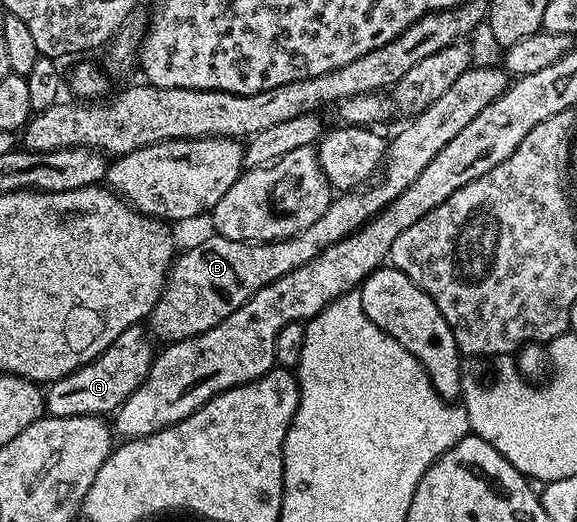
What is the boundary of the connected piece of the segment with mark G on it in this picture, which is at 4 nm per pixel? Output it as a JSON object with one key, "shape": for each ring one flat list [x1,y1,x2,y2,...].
{"shape":[[140,324,129,326,104,350,103,354,97,355,91,362,81,366,79,370,67,374,61,379,54,380,48,386,45,393,46,412,53,416,104,416,108,415,107,413,116,412,127,396,134,392,149,375,150,365,155,358,155,349,153,351,151,345,153,345,152,340,144,326]]}

